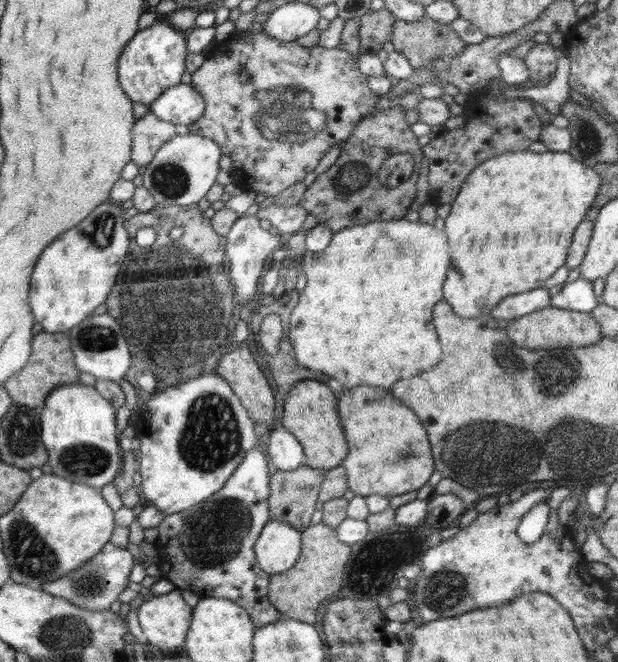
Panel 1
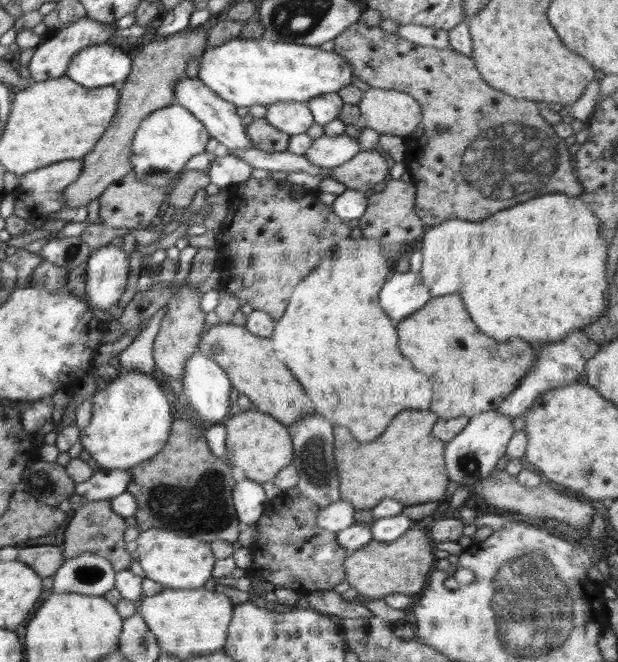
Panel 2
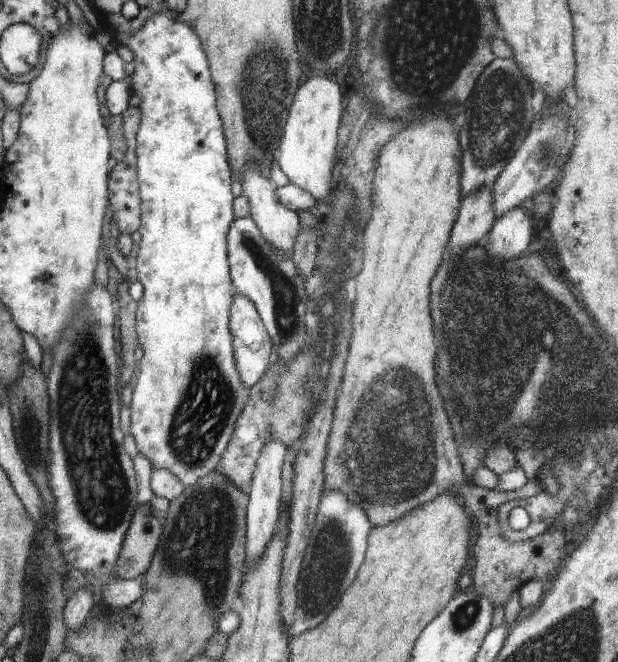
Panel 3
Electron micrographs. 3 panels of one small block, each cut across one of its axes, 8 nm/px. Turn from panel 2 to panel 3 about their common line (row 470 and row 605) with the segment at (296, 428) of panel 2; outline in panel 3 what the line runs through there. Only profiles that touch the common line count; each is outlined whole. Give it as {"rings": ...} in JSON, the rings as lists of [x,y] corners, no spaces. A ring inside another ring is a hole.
{"rings":[[[341,490],[322,491],[296,585],[297,607],[294,622],[288,632],[290,638],[317,627],[339,603],[365,559],[367,538],[372,528],[364,509],[359,504],[354,504]]]}

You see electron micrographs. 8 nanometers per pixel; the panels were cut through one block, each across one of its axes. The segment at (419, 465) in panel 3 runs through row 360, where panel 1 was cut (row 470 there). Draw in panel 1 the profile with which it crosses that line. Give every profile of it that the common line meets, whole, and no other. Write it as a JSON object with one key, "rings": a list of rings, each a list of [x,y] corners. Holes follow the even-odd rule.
{"rings":[[[366,386],[351,388],[344,391],[338,399],[337,411],[341,420],[348,454],[341,462],[345,468],[349,490],[356,495],[406,494],[419,490],[434,472],[434,460],[428,444],[426,430],[422,428],[418,416],[402,406],[392,392],[376,400],[364,398]]]}

